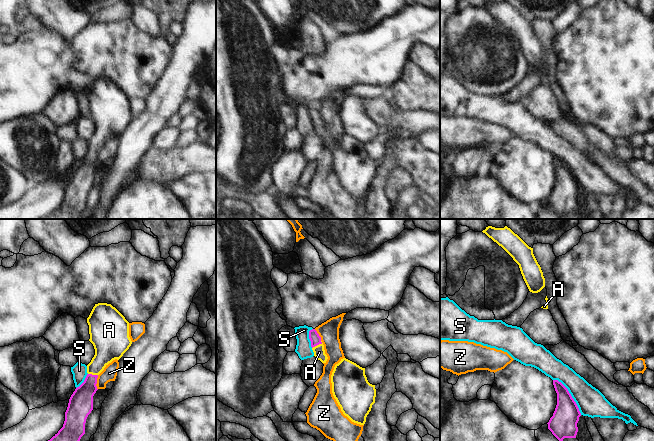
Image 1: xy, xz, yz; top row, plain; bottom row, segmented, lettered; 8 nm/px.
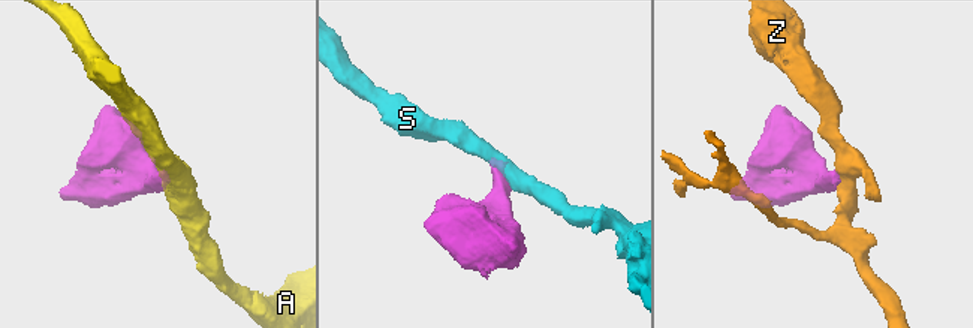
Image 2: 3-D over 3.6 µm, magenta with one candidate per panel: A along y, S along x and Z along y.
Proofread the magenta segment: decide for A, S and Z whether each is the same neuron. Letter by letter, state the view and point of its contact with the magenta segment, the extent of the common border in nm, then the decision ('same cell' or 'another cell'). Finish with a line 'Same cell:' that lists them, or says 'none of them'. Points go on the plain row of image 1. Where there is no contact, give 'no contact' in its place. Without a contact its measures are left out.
A: xz (317, 120) | 100 nm | same cell
S: yz (570, 171) | 360 nm | another cell
Z: xy (96, 158) | 120 nm | another cell
Same cell: A

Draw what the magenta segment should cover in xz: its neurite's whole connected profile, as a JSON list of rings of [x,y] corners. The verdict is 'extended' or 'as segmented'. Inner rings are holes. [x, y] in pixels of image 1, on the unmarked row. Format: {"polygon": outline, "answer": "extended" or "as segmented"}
{"polygon": [[[315,105],[309,107],[309,115],[311,117],[311,123],[314,128],[314,132],[322,139],[326,139],[328,133],[325,130],[324,121],[321,117],[321,113]]], "answer": "extended"}

